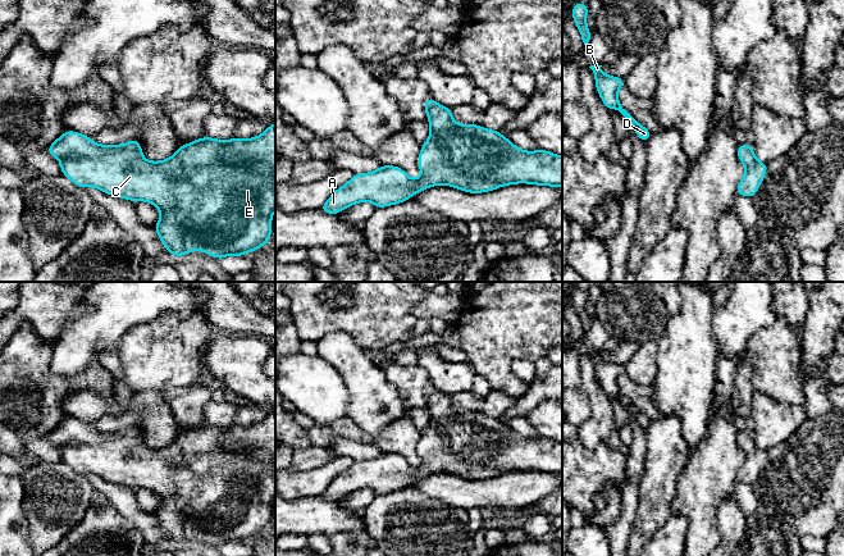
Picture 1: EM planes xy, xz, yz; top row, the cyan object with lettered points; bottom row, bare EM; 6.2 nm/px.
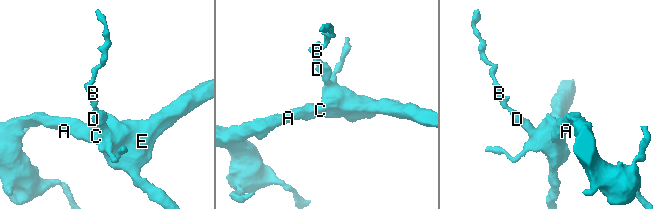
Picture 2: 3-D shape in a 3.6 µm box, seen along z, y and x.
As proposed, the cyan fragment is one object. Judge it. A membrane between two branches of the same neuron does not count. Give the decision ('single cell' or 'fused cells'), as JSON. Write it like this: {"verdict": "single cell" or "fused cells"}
{"verdict": "single cell"}

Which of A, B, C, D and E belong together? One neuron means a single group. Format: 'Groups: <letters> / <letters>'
Groups: A B C D E

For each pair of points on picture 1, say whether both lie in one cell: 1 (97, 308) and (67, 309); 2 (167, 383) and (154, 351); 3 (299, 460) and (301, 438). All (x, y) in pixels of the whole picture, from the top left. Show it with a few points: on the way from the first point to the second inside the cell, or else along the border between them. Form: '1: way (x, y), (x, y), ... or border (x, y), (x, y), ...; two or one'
1: border (83, 295), (82, 306), (85, 309), (62, 327); two
2: way (165, 376), (165, 363), (162, 359); one
3: border (311, 446), (293, 451); two

